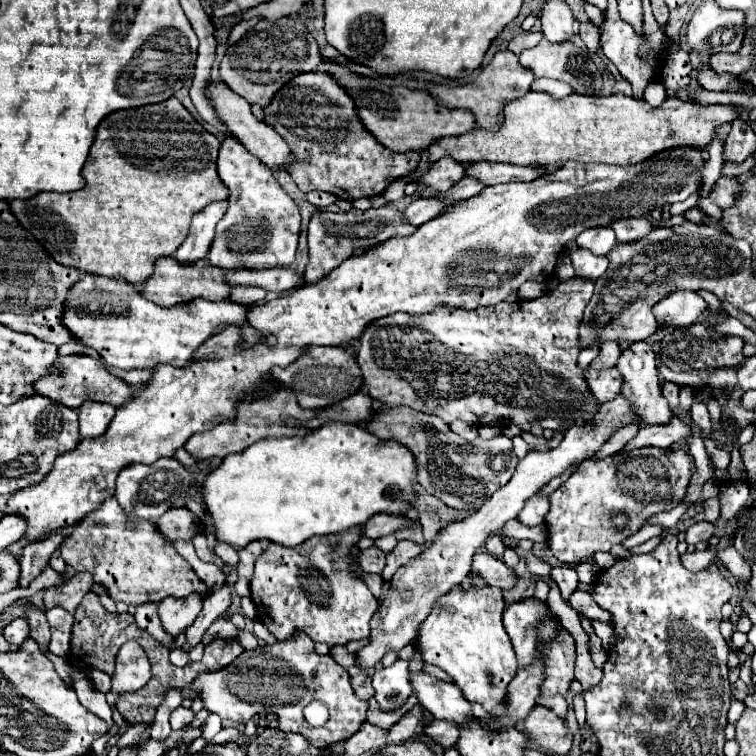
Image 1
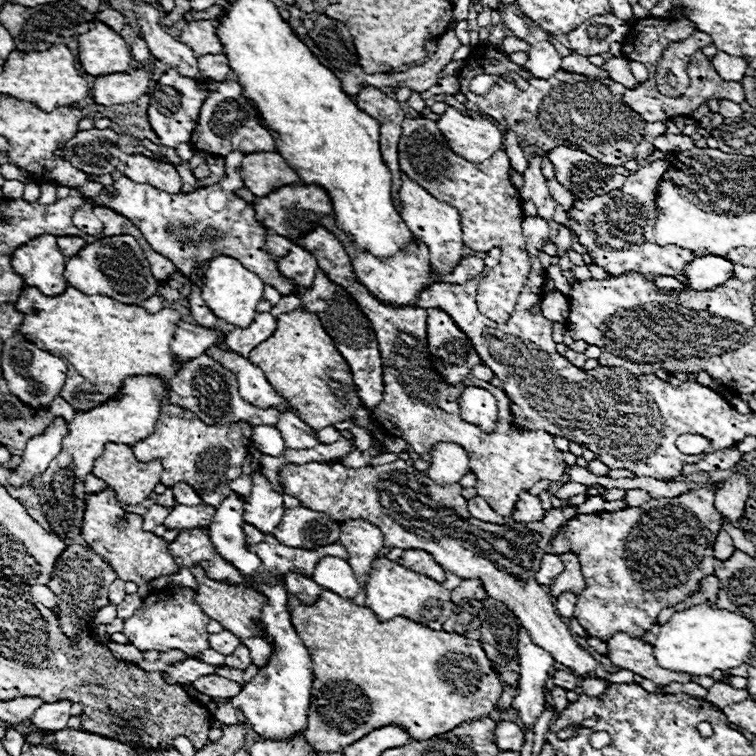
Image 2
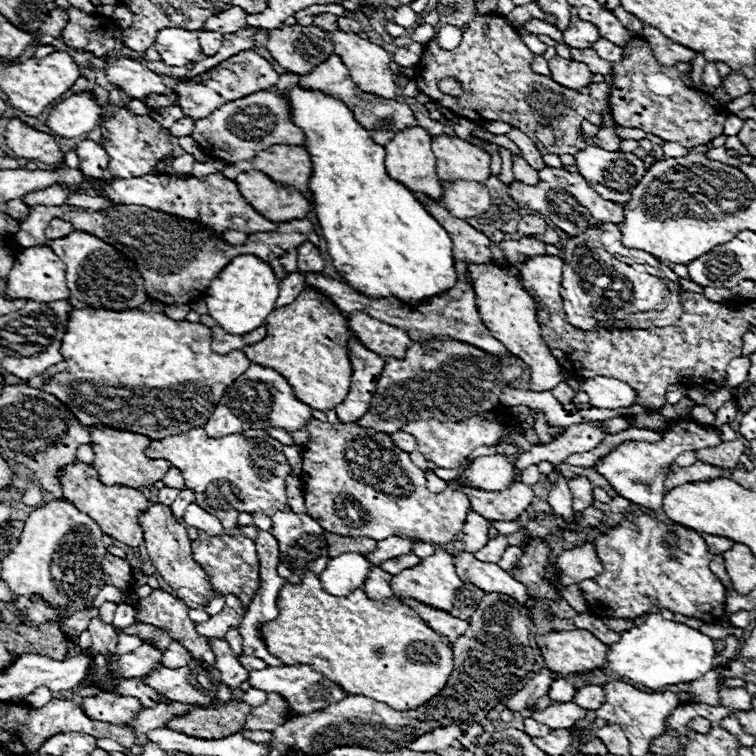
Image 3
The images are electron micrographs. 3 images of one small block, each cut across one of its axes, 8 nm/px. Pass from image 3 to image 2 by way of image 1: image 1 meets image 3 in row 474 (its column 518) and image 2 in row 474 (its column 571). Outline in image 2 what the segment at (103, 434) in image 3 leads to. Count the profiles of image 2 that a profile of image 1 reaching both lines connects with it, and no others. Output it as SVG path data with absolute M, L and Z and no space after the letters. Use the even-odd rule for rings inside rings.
M106 444L104 446L104 454L100 458L94 460L94 470L92 470L98 478L102 478L104 482L108 482L108 486L116 492L116 498L124 504L140 504L142 500L146 500L152 492L154 486L160 482L160 474L164 472L162 462L152 460L152 462L138 462L134 458L134 452L130 446L124 444Z

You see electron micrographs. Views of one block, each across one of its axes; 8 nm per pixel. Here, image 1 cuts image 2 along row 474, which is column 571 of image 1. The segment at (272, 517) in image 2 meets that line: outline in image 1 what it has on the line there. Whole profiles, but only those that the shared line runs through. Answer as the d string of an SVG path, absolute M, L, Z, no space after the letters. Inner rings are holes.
M584 248L572 250L570 260L572 260L572 266L576 270L576 276L588 278L588 280L598 280L608 268L608 258L606 256L596 256L596 254L592 254Z

